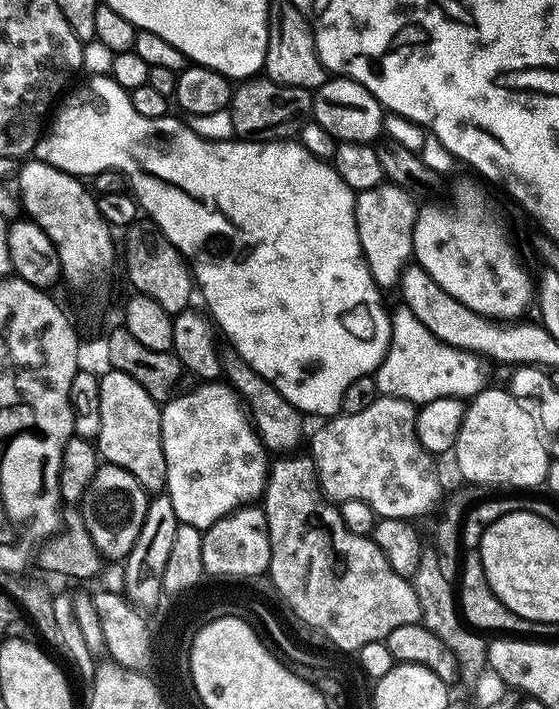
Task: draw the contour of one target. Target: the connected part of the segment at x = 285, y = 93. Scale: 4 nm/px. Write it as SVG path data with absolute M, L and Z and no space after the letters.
M249 78L235 85L230 113L237 137L267 142L299 137L312 115L312 92L307 88L286 86L267 78Z

